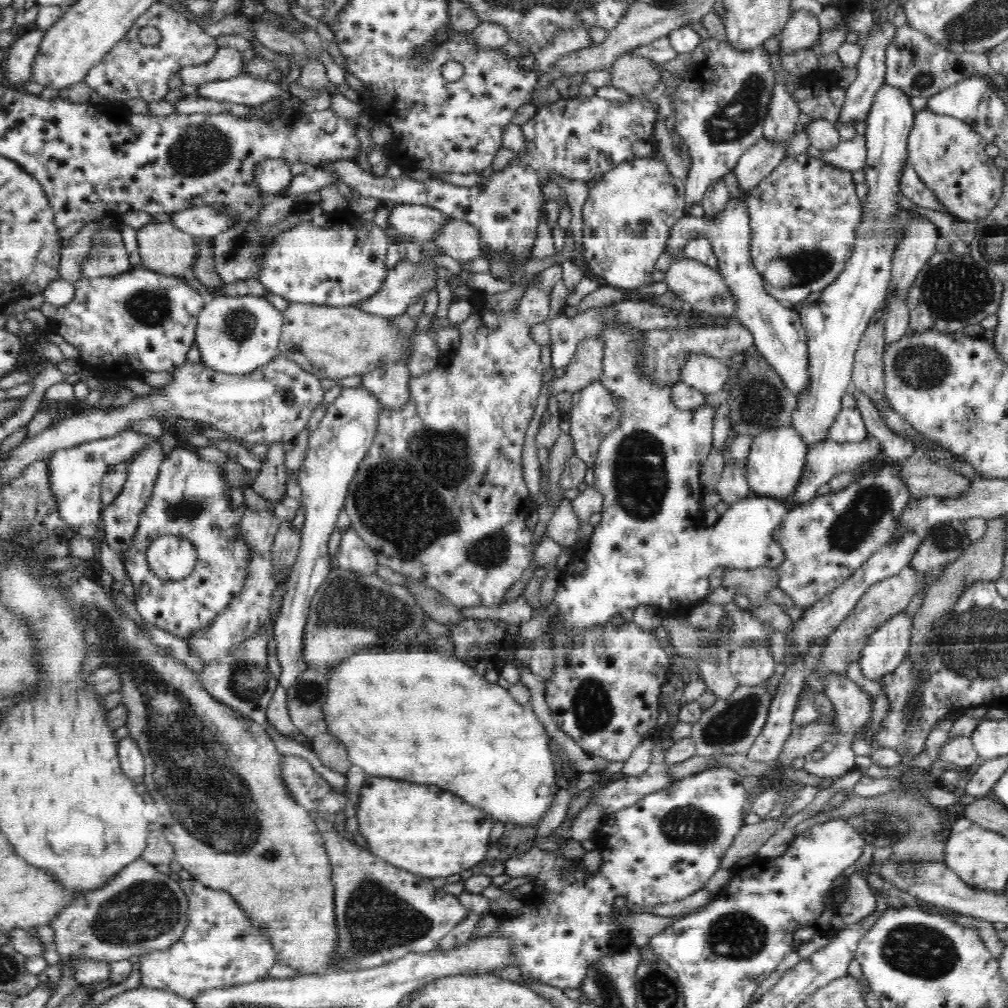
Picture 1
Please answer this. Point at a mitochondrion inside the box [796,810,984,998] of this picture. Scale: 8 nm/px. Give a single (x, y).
(921, 950)

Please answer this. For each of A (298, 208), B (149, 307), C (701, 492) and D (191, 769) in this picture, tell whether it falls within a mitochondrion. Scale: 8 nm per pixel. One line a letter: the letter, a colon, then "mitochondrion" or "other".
A: mitochondrion
B: mitochondrion
C: other
D: mitochondrion

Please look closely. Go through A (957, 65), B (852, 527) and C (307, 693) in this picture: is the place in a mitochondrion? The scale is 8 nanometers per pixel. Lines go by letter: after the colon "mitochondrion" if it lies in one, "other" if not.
A: mitochondrion
B: mitochondrion
C: mitochondrion

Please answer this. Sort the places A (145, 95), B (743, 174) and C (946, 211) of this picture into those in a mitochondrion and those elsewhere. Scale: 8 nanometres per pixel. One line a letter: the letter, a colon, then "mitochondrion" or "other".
A: other
B: other
C: other

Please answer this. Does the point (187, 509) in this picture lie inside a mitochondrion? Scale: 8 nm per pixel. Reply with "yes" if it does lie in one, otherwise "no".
yes

